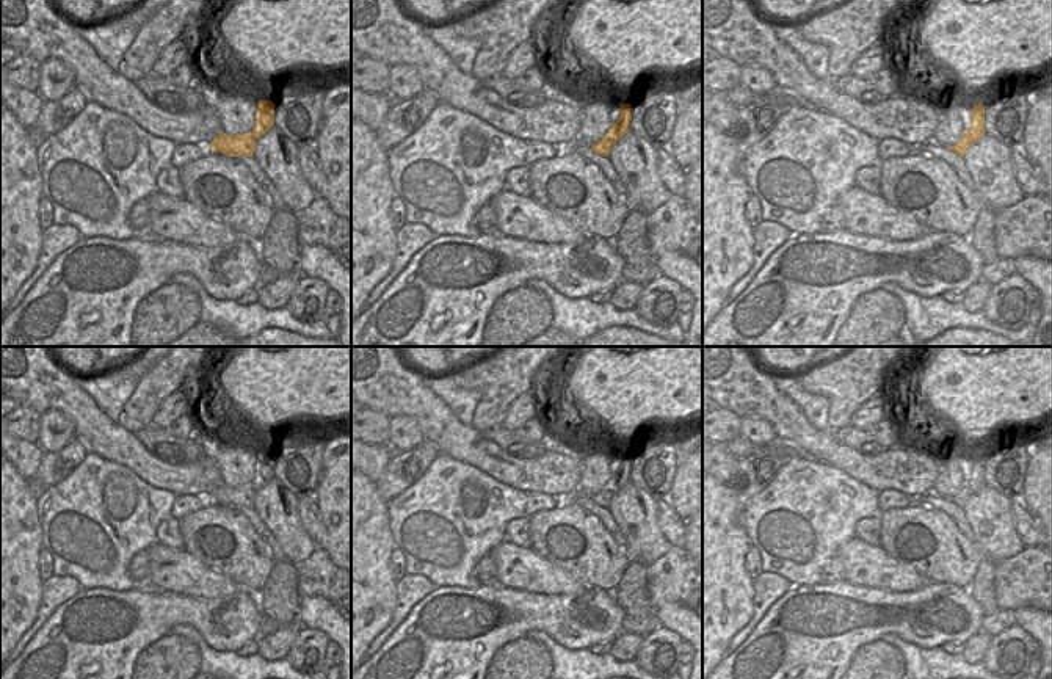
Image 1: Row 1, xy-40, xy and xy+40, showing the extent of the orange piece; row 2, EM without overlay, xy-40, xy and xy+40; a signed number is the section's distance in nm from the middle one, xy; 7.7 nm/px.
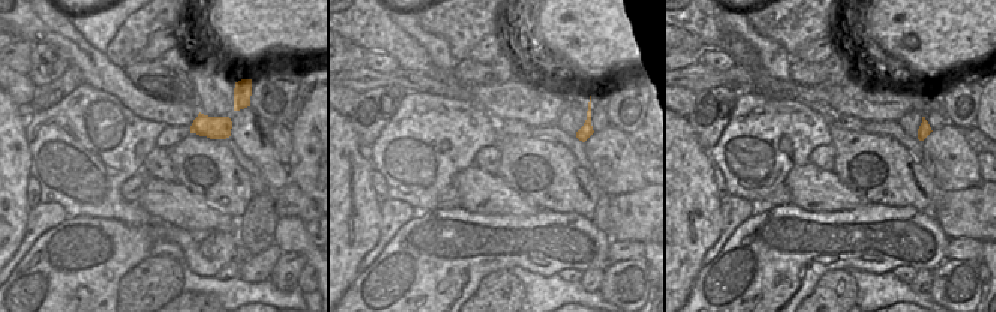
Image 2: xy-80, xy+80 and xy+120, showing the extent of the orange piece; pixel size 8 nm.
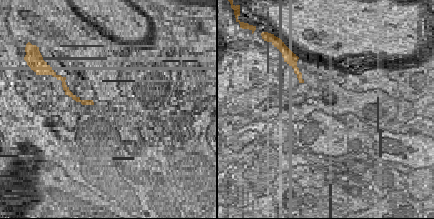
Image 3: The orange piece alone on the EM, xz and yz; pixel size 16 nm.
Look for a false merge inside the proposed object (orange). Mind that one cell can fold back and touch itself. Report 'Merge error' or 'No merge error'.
Merge error

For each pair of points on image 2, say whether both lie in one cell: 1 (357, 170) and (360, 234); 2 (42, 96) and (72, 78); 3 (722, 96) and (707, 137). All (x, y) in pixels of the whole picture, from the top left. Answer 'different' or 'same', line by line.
1: same
2: same
3: same

